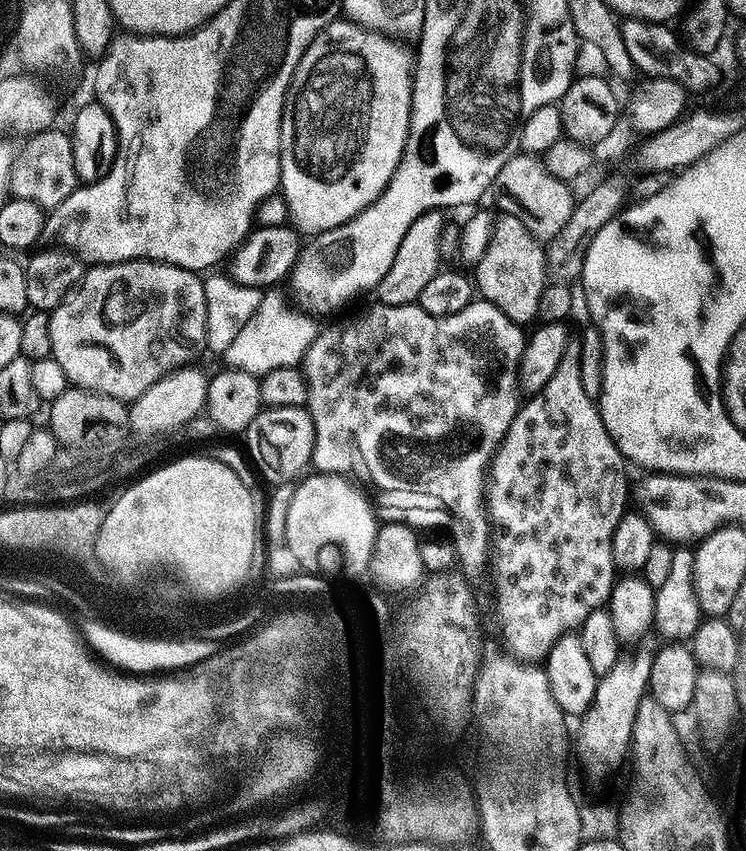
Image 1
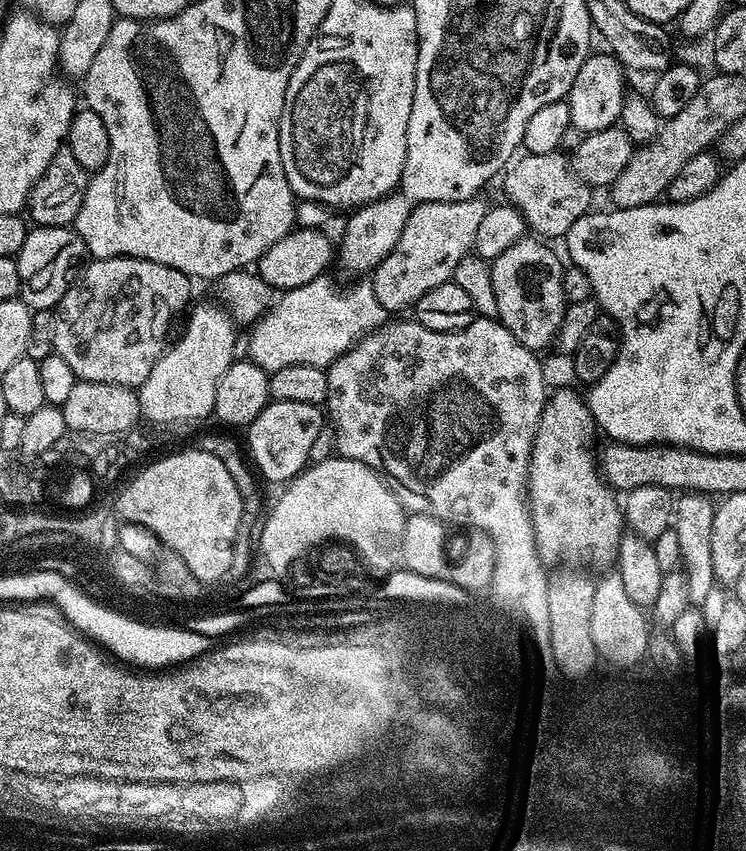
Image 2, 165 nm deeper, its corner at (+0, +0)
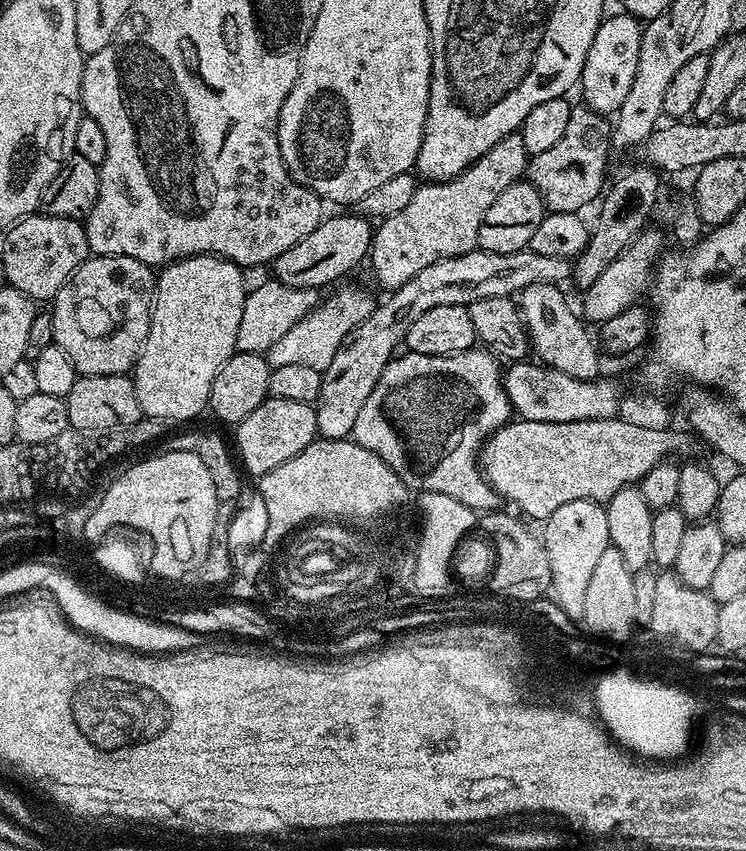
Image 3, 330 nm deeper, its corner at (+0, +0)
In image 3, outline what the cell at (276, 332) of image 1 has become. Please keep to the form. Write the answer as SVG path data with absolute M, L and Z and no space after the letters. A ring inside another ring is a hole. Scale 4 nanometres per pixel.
M344 288L328 299L325 297L313 311L300 319L286 332L285 336L270 347L266 353L269 367L273 369L297 363L302 366L311 366L314 370L323 373L344 344L345 338L369 317L373 307L374 300L356 288Z

